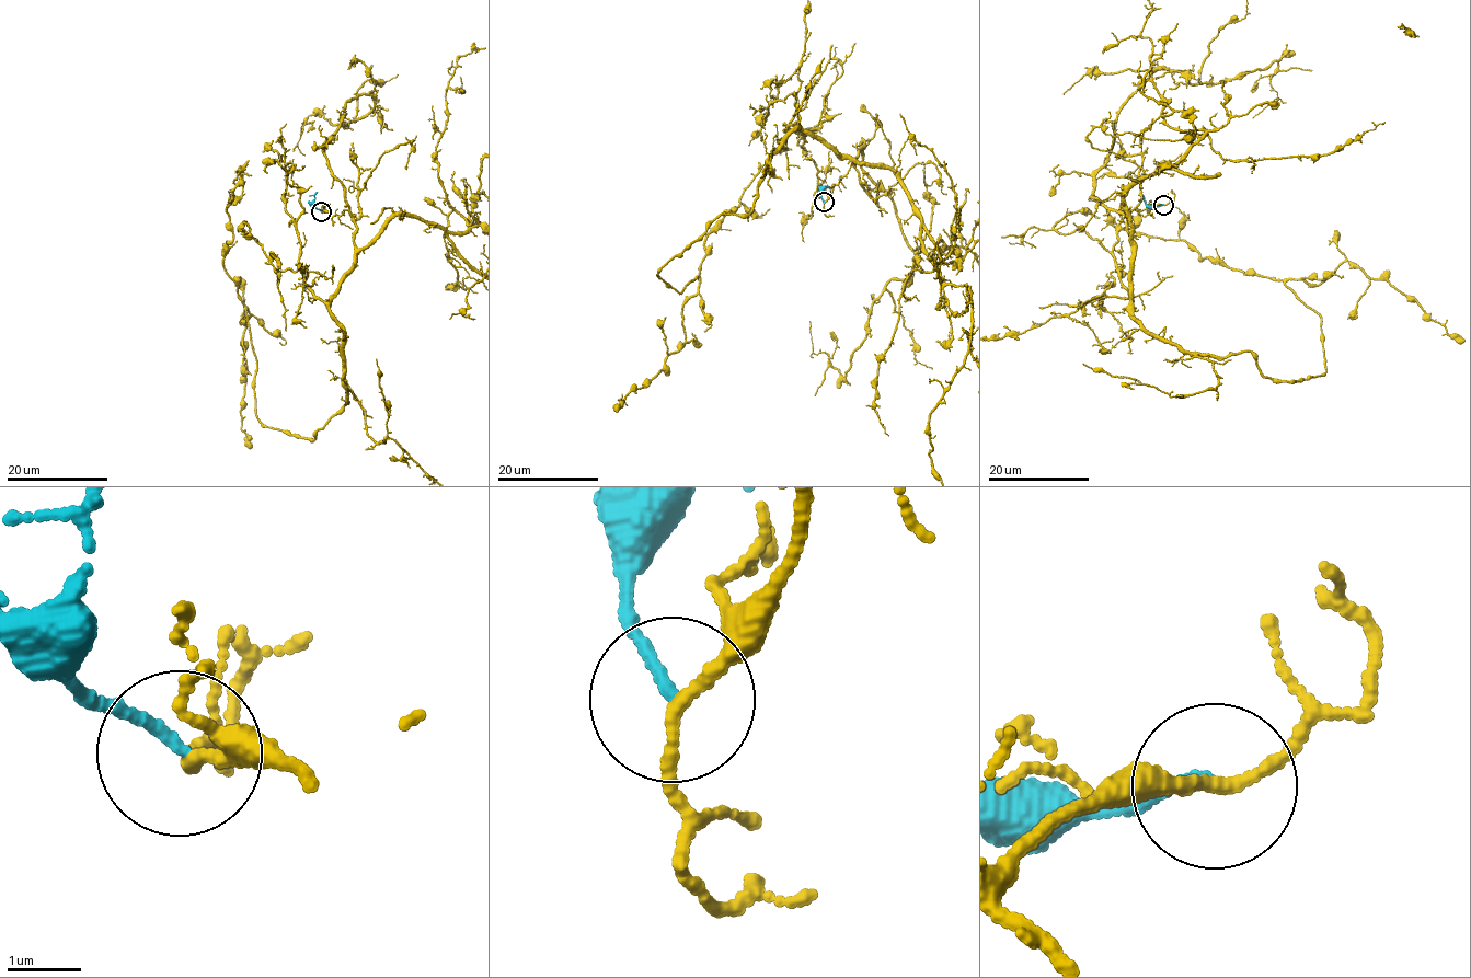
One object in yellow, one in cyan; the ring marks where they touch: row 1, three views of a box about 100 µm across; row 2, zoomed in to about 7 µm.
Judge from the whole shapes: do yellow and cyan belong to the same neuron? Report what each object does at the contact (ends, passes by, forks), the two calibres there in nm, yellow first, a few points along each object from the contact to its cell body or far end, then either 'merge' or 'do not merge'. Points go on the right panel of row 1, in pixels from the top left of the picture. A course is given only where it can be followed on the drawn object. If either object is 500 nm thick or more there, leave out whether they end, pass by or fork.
yellow passes by | cyan ends | 160/150 nm | yellow via (1163, 204), (1121, 211), (1132, 318), (1185, 352), (1320, 377), (1321, 317), (1285, 283), (1351, 261), (1464, 341) | cyan via (1163, 204), (1151, 207), (1146, 202) | do not merge

